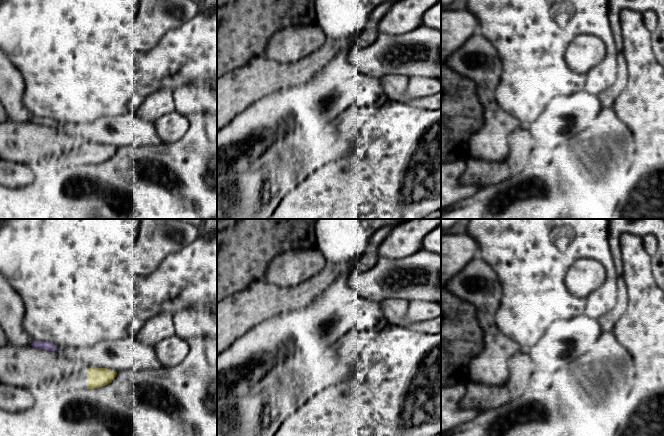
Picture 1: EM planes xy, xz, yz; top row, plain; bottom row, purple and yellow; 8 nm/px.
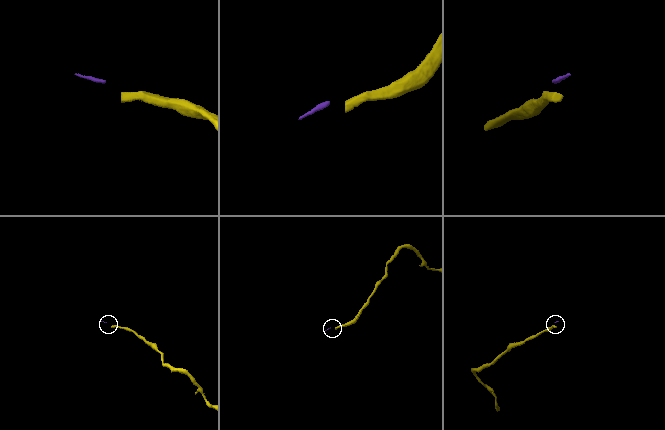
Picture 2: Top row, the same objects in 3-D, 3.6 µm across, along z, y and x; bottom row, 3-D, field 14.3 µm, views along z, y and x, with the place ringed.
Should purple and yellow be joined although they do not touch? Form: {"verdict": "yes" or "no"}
{"verdict": "no"}

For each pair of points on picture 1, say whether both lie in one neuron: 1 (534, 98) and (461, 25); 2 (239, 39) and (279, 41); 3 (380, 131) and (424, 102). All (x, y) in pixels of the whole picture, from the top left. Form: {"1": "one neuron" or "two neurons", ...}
{"1": "two neurons", "2": "two neurons", "3": "two neurons"}

